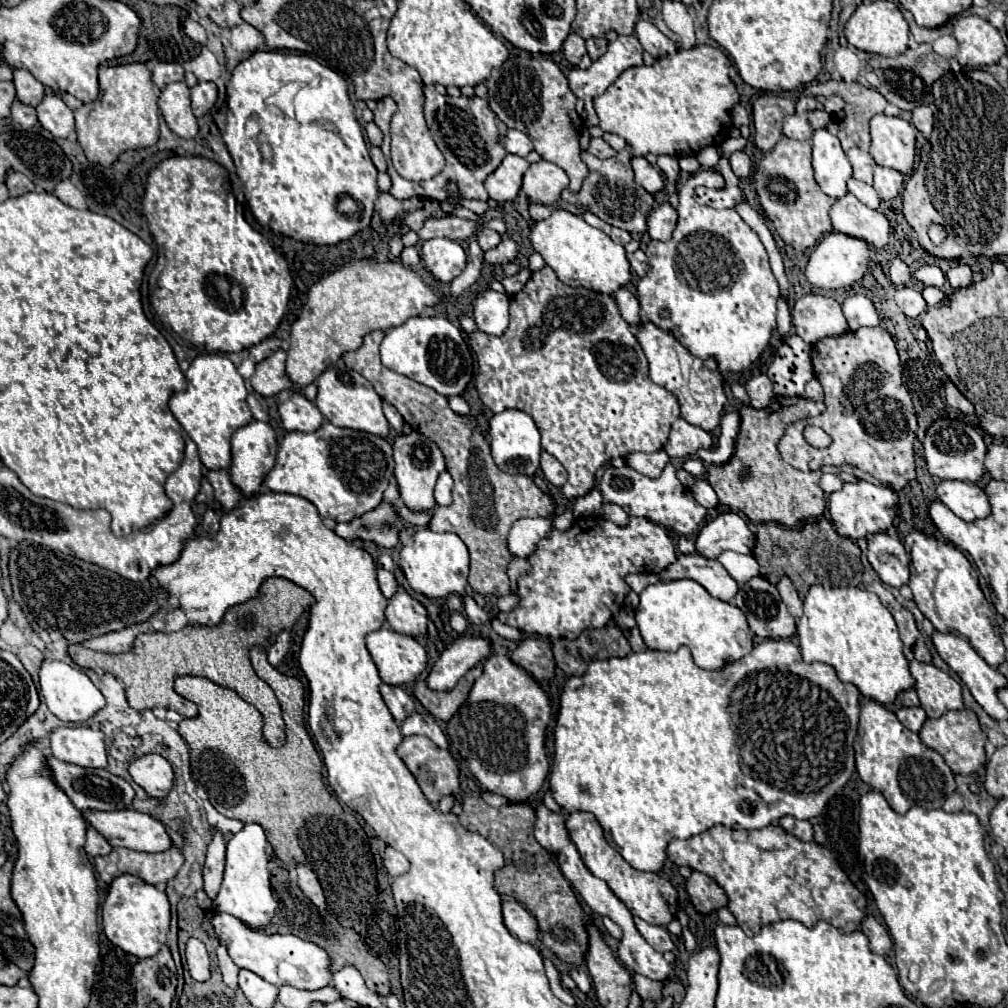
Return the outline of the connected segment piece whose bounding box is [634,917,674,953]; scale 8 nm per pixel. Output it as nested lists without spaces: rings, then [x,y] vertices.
[[[640,917],[634,919],[636,923],[636,929],[640,931],[640,935],[650,943],[650,947],[654,947],[658,953],[666,953],[666,951],[672,951],[674,949],[674,943],[670,939],[670,933],[666,931],[666,927],[656,927],[656,925],[650,925],[646,921],[642,921]]]

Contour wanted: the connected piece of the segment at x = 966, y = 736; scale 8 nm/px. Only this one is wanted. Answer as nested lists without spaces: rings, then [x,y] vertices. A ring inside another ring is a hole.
[[[970,709],[950,711],[950,719],[948,719],[948,713],[938,719],[928,719],[920,731],[920,739],[922,739],[922,743],[926,743],[926,747],[938,751],[946,759],[948,767],[958,775],[978,773],[988,763],[988,755],[984,749],[988,737],[978,721],[978,715]]]

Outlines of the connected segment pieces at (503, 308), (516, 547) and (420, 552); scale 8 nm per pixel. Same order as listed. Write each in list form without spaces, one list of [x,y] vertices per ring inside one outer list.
[[[482,291],[474,303],[474,319],[480,331],[500,337],[508,327],[508,303],[504,293]]]
[[[520,519],[508,535],[508,547],[516,557],[530,557],[538,543],[552,533],[552,519]]]
[[[420,529],[414,533],[414,543],[400,551],[400,567],[414,591],[430,599],[438,599],[452,593],[464,593],[464,587],[468,585],[470,557],[464,541],[456,533],[434,533],[430,529]]]

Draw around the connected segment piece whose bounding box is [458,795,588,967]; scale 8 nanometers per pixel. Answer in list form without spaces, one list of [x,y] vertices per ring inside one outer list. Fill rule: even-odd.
[[[468,795],[462,801],[462,813],[458,819],[462,827],[480,833],[504,853],[504,867],[494,873],[494,889],[500,895],[512,895],[536,917],[542,933],[542,943],[558,959],[574,967],[582,965],[588,951],[586,913],[576,901],[576,895],[570,883],[564,879],[554,857],[532,837],[532,827],[536,819],[534,809],[528,803],[506,803],[494,809],[480,795]]]

